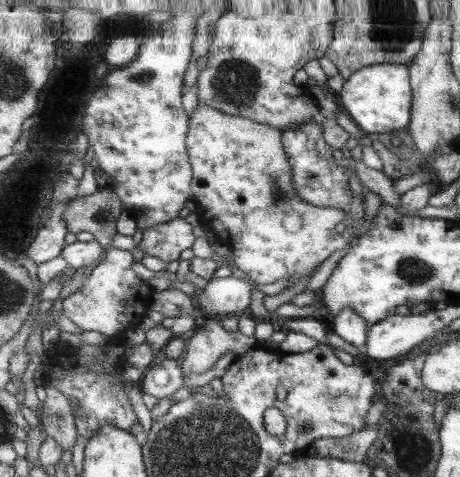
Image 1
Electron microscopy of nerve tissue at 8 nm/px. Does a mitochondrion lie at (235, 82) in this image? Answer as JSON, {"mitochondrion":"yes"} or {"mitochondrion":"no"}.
{"mitochondrion":"yes"}

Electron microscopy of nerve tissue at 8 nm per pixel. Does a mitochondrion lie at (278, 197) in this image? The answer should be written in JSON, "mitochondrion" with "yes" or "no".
{"mitochondrion":"yes"}

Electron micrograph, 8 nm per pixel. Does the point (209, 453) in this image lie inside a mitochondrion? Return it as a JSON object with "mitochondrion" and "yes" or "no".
{"mitochondrion":"yes"}

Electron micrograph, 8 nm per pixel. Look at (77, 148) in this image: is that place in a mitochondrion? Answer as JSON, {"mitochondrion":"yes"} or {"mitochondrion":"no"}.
{"mitochondrion":"no"}

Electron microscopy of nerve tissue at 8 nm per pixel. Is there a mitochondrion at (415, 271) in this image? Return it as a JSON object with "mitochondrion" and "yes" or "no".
{"mitochondrion":"yes"}

